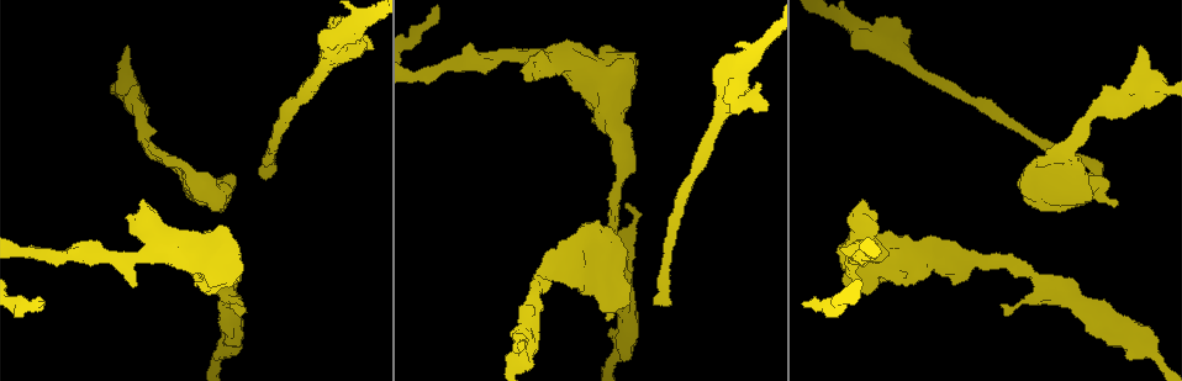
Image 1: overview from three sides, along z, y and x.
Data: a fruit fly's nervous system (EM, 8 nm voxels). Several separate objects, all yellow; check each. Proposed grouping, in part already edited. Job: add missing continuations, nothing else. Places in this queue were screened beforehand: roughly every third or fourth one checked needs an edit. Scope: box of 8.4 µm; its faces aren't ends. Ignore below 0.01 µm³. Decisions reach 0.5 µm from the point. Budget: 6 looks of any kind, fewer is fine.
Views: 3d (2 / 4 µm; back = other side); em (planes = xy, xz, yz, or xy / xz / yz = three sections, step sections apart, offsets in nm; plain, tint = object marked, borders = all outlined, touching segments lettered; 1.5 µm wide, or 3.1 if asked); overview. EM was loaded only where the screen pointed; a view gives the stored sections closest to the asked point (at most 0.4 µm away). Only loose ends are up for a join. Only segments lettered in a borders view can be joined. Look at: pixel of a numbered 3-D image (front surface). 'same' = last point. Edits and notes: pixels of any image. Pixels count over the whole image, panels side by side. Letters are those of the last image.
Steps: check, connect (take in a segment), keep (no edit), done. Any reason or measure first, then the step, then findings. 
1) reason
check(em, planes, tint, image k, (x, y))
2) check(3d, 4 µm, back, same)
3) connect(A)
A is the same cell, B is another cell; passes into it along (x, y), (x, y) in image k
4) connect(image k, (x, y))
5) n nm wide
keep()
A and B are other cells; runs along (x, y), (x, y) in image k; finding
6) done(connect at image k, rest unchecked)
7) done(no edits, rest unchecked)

branch stops here
check(em, planes, borders, image 1, (130, 284))

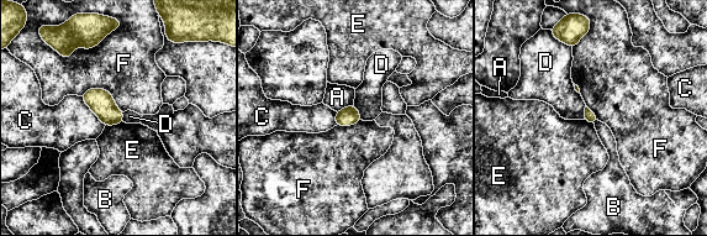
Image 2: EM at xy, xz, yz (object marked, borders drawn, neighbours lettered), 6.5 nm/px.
keep()
A, B, C, D, E and F are other cells; border along (80, 96), (105, 125) in image 2; no lettered segment goes on from it

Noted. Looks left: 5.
thick end
check(3d, 4 µm, image 1, (966, 279))

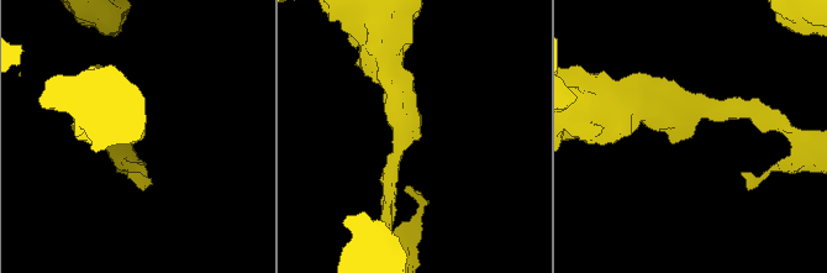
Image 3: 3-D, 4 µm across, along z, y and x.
check(em, planes, tint, image 3, (685, 137))

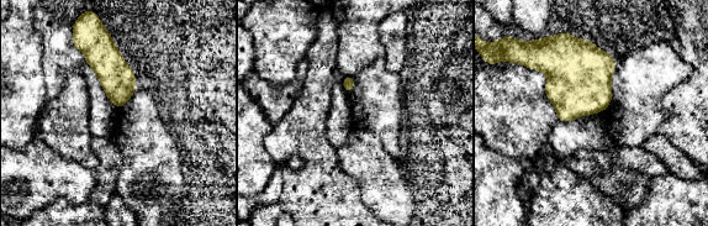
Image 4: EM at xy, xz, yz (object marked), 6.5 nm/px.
what lies round it
check(em, planes, borders, same)

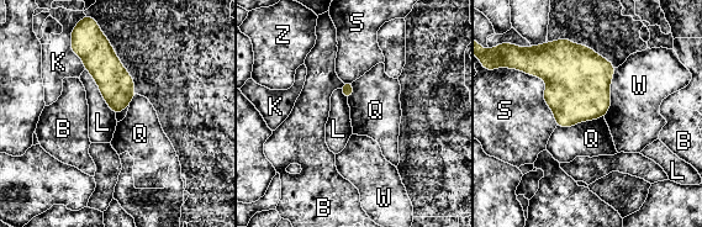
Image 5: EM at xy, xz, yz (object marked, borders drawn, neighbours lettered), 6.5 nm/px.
keep()
B, K, L, Q, S, W and Z are other cells; border along (603, 116), (566, 127), (558, 126) in image 5; no lettered segment goes on from it

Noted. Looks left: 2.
free end
check(3d, 2 µm, image 1, (129, 47))

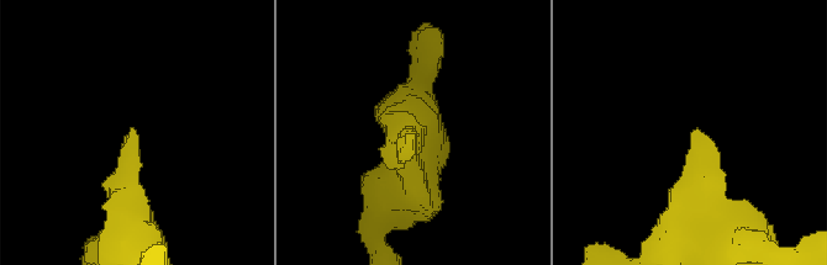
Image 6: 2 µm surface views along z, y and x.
need the tissue
check(em, planes, borders, image 6, (134, 130))

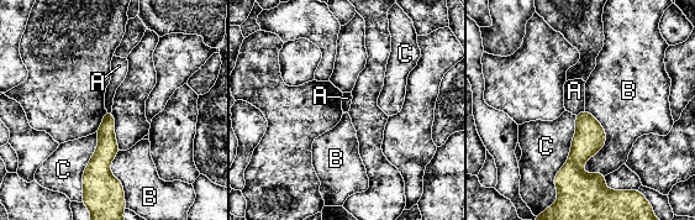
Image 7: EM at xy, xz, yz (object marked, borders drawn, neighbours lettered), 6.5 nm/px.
keep()
A, B and C are other cells; border along (584, 109), (575, 115) in image 7; no lettered segment goes on from it

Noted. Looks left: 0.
done(no edits, rest unchecked)

